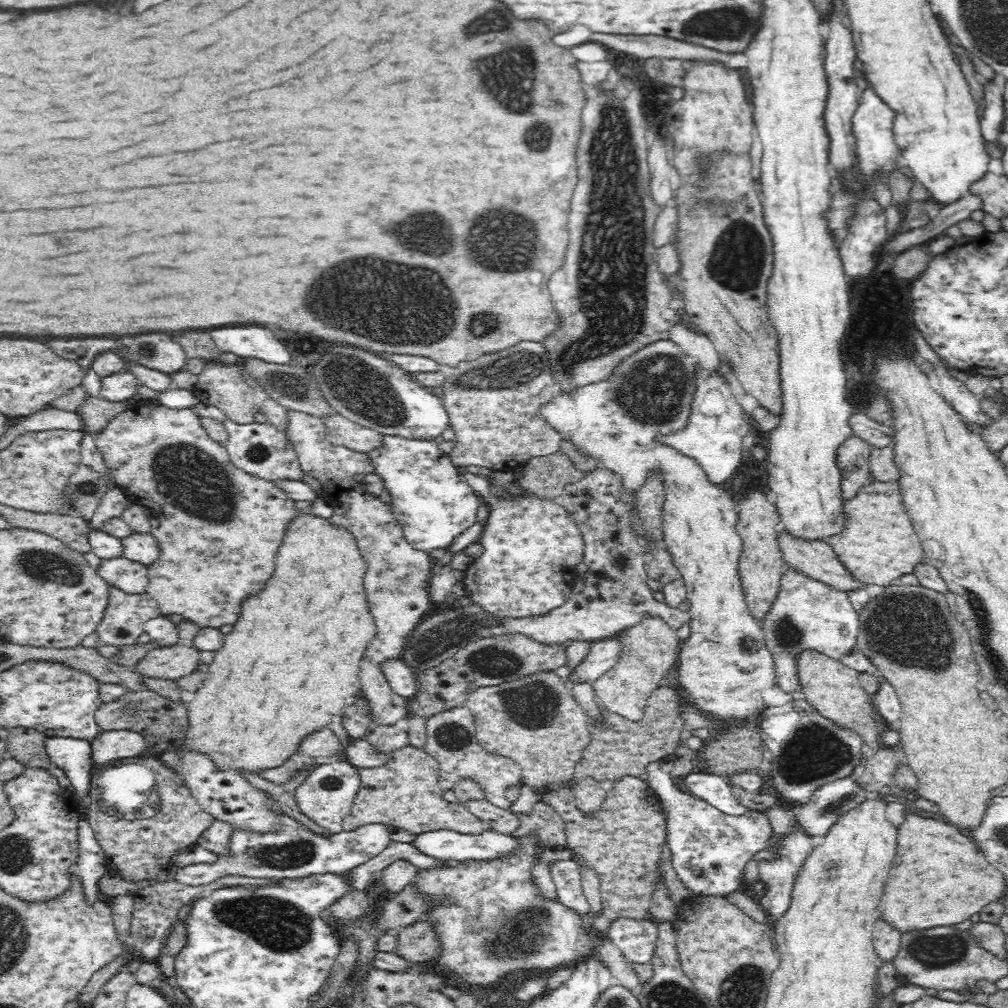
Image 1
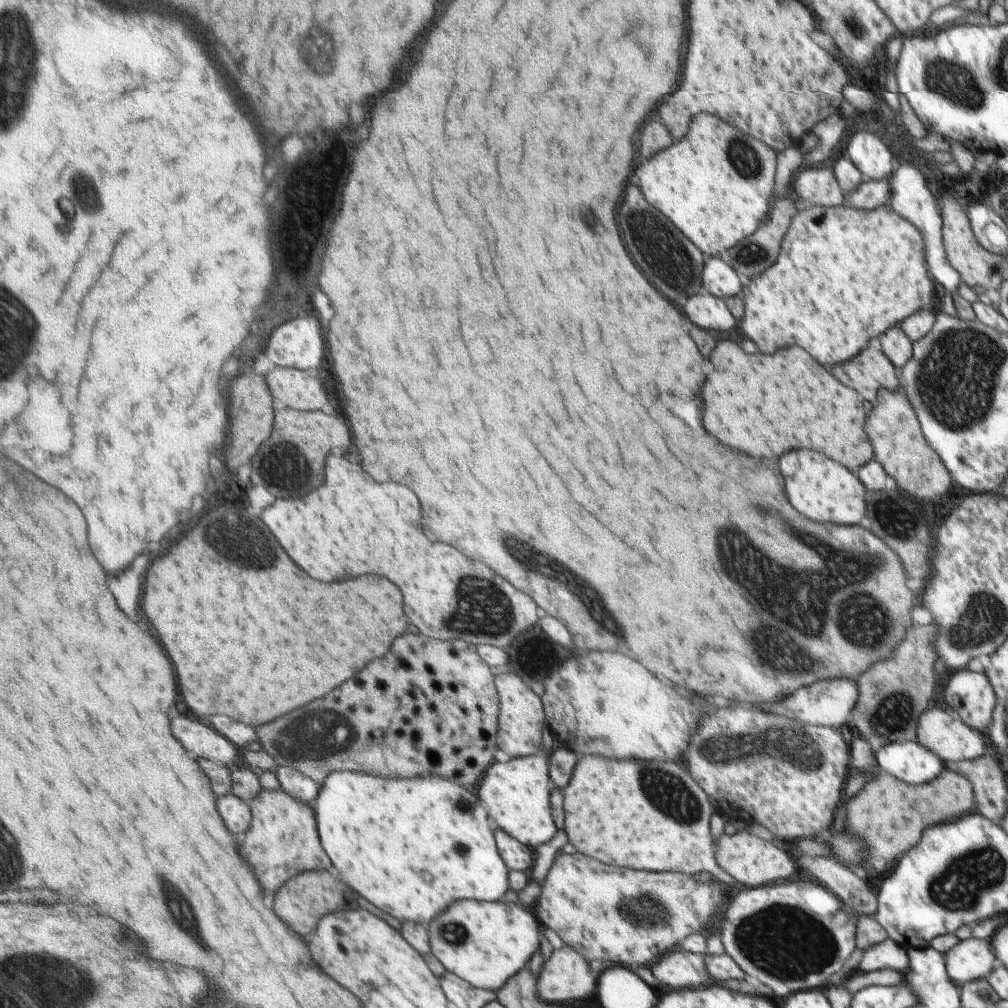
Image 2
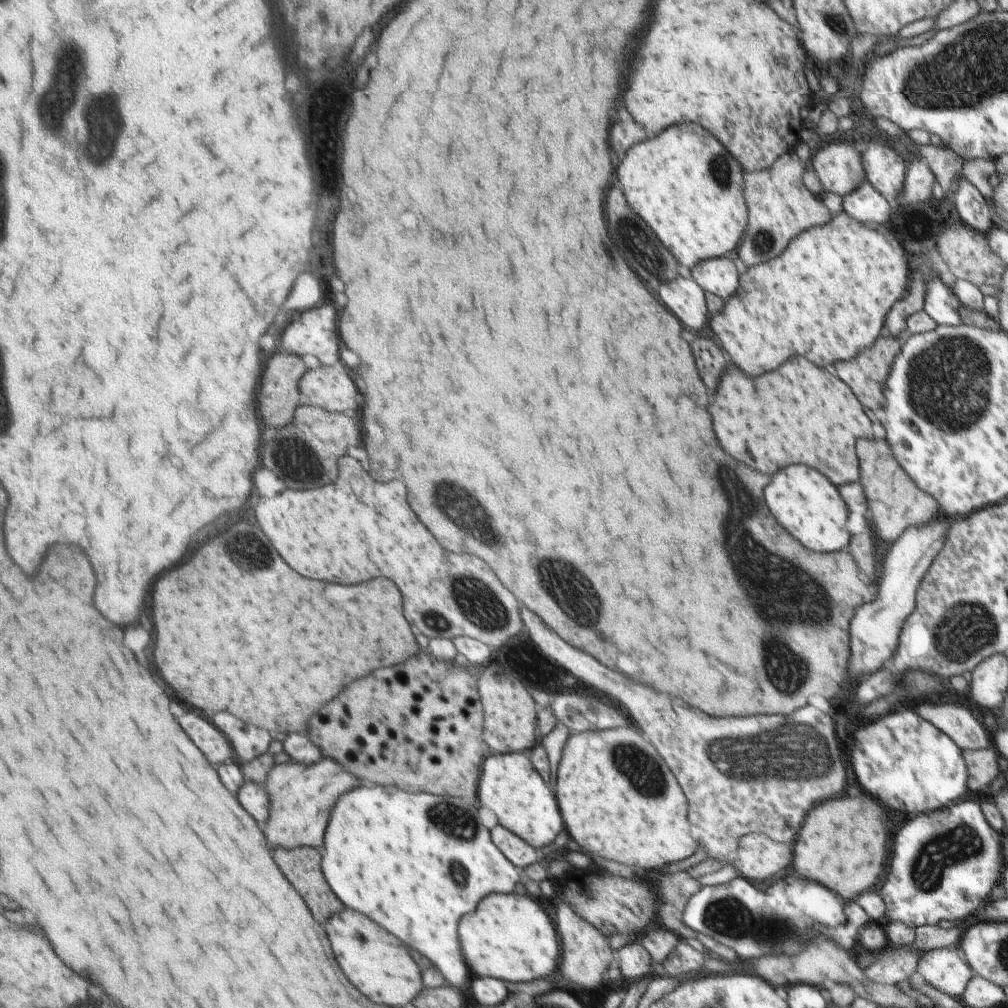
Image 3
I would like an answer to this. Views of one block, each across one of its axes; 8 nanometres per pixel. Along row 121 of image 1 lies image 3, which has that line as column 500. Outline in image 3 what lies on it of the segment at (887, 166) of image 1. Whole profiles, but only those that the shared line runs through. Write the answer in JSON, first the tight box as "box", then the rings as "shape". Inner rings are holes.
{"box":[322,784,519,990],"shape":[[[359,784],[359,788],[353,788],[349,792],[345,792],[333,812],[331,812],[331,820],[327,826],[326,836],[323,843],[323,855],[322,855],[322,868],[324,874],[327,874],[327,882],[329,886],[335,890],[335,894],[339,894],[341,902],[351,908],[351,910],[357,910],[359,914],[367,916],[371,919],[371,922],[375,922],[377,926],[383,926],[389,934],[393,934],[395,938],[399,938],[407,948],[419,952],[421,956],[425,956],[429,960],[430,964],[437,966],[437,970],[441,972],[446,982],[451,985],[453,990],[459,990],[460,986],[468,975],[467,966],[465,966],[465,960],[463,960],[463,954],[461,954],[461,946],[459,946],[458,939],[458,924],[459,920],[463,916],[468,916],[475,910],[475,906],[482,901],[487,894],[509,894],[513,892],[517,880],[519,880],[519,870],[513,868],[511,863],[493,846],[493,842],[489,840],[489,829],[483,828],[483,824],[479,822],[477,818],[477,806],[475,806],[475,800],[471,798],[469,802],[463,800],[463,798],[447,797],[432,795],[429,793],[411,793],[410,791],[404,791],[394,786],[385,786],[373,784],[371,786],[365,786]],[[453,868],[457,868],[459,876],[455,882],[453,880]]]}

